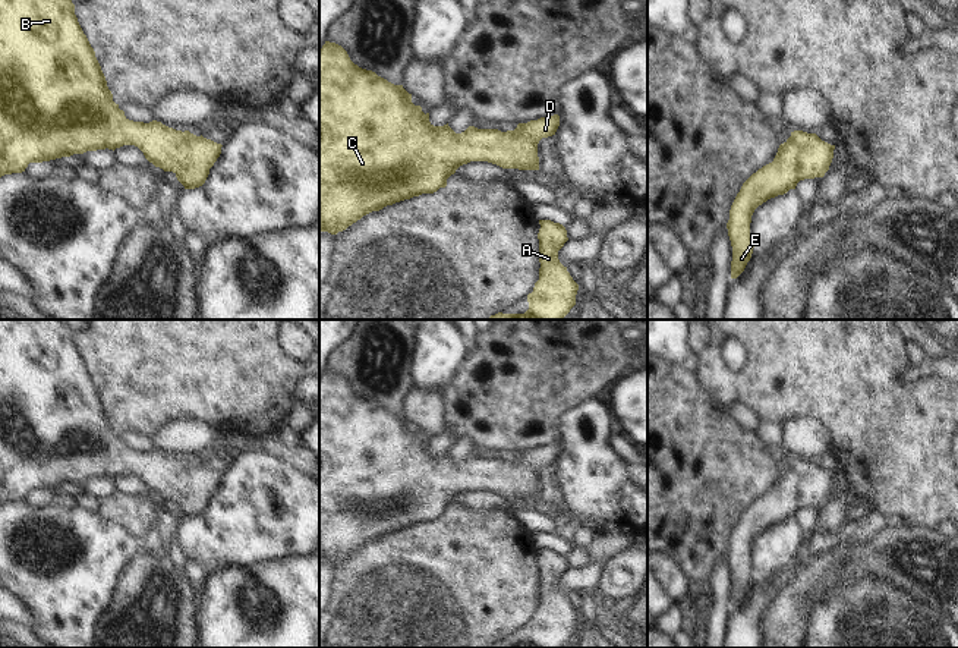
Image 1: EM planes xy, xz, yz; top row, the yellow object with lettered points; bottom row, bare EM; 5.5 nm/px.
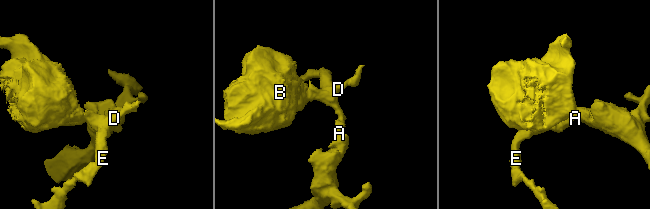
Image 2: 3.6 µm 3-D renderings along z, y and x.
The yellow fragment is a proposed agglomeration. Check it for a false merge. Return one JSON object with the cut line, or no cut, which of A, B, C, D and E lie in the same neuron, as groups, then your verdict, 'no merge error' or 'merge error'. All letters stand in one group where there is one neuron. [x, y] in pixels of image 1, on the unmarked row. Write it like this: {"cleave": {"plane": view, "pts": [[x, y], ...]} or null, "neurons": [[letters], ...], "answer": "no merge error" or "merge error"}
{"cleave": null, "neurons": [["A", "B", "C", "D", "E"]], "answer": "no merge error"}

